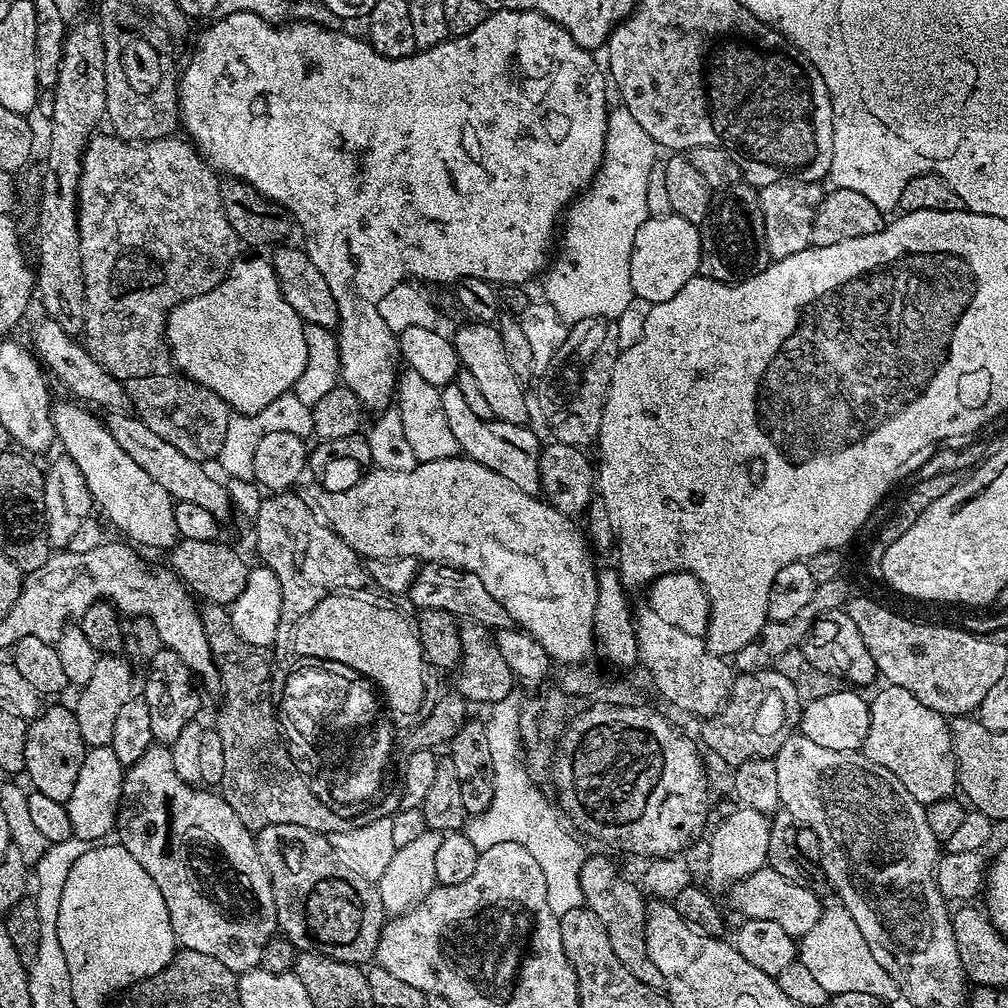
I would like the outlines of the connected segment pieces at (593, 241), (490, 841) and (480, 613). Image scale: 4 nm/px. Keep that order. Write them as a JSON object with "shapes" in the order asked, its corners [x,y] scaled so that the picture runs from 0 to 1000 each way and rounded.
{"shapes":[[[[611,105],[604,110],[601,129],[599,130],[599,156],[595,162],[595,168],[591,171],[587,182],[563,203],[558,215],[558,225],[554,230],[554,245],[547,255],[546,265],[538,274],[538,279],[540,278],[539,297],[546,304],[550,304],[550,308],[554,308],[554,315],[558,315],[561,321],[564,323],[572,321],[577,319],[577,315],[597,315],[604,319],[611,319],[628,296],[627,285],[625,284],[625,252],[629,248],[629,232],[633,232],[633,224],[637,224],[637,220],[641,220],[644,215],[641,204],[641,184],[645,181],[645,169],[652,166],[653,163],[651,151],[653,152],[653,145],[649,141],[649,137],[645,137],[645,133],[641,133],[641,129],[637,129],[637,125],[633,125],[633,120],[629,118],[629,113],[625,113],[623,107]]],[[[507,689],[502,691],[498,696],[487,699],[486,706],[488,706],[488,711],[483,711],[482,721],[484,724],[484,731],[486,732],[486,748],[490,751],[490,796],[486,796],[486,800],[480,805],[480,809],[475,811],[475,813],[469,816],[472,818],[466,822],[466,828],[468,834],[470,835],[470,839],[477,843],[490,839],[494,835],[514,835],[514,839],[522,839],[522,843],[526,843],[526,847],[534,855],[534,860],[538,863],[539,869],[542,870],[542,895],[546,895],[546,903],[550,903],[550,907],[556,910],[558,907],[563,907],[564,903],[580,900],[577,879],[575,878],[575,864],[577,863],[577,859],[579,858],[579,854],[581,852],[581,844],[579,845],[578,839],[575,838],[573,834],[567,833],[566,827],[563,826],[558,818],[556,818],[557,811],[554,809],[550,798],[550,803],[548,803],[547,796],[543,794],[545,791],[541,789],[539,785],[535,784],[531,778],[529,778],[526,768],[523,767],[523,760],[521,758],[521,743],[516,733],[516,703],[518,698],[516,694],[512,695],[512,693],[513,691],[511,689]]],[[[422,559],[405,583],[403,595],[410,599],[410,604],[435,605],[438,603],[456,615],[478,617],[478,621],[489,625],[509,622],[506,609],[498,601],[498,597],[494,597],[494,593],[490,593],[490,589],[486,589],[486,585],[478,581],[474,569],[447,563],[445,560]]]]}

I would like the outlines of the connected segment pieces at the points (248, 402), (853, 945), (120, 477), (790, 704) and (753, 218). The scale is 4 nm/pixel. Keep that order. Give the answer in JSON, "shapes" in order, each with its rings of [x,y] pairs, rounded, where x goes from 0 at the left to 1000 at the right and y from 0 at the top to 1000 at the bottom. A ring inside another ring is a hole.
{"shapes":[[[[246,254],[243,258],[241,255],[231,260],[225,276],[215,286],[208,288],[204,292],[196,292],[192,296],[188,296],[171,306],[171,311],[167,313],[165,336],[167,338],[167,347],[171,350],[172,361],[188,377],[200,382],[201,385],[206,385],[212,391],[216,391],[216,395],[220,395],[225,399],[227,406],[233,407],[235,410],[252,412],[262,404],[267,403],[268,399],[271,399],[278,392],[289,390],[293,386],[296,375],[300,375],[300,367],[304,367],[304,331],[302,330],[302,323],[303,320],[292,308],[292,304],[288,304],[288,300],[284,300],[284,296],[280,292],[274,270],[270,267],[269,257],[262,255],[261,258],[258,254]]],[[[832,899],[818,900],[803,925],[793,930],[792,952],[815,977],[815,982],[822,986],[835,982],[851,982],[852,985],[861,982],[861,986],[875,986],[875,994],[884,993],[890,987],[889,976],[883,966],[879,966],[879,962],[867,954],[867,946],[863,946],[863,938],[859,938],[855,923],[851,923],[847,911],[843,911],[843,907]]],[[[67,397],[53,400],[54,427],[59,443],[63,443],[61,444],[63,451],[68,452],[77,466],[81,466],[81,474],[85,474],[94,503],[98,507],[100,504],[107,511],[108,518],[117,527],[124,528],[128,532],[124,533],[132,541],[170,545],[177,535],[173,516],[175,500],[171,491],[161,486],[161,482],[157,482],[157,478],[153,478],[153,474],[149,474],[149,470],[145,470],[145,466],[141,466],[141,462],[137,462],[117,438],[113,438],[113,431],[107,429],[106,420],[101,419],[100,414],[98,417],[80,400]]],[[[763,661],[754,664],[753,667],[736,667],[725,676],[720,687],[720,693],[713,706],[701,711],[694,722],[693,737],[703,742],[714,754],[719,754],[723,760],[729,760],[751,752],[769,751],[775,735],[766,734],[778,721],[789,723],[794,716],[796,696],[792,692],[792,685],[788,685],[787,679],[776,669],[772,669],[769,662]]],[[[729,183],[726,187],[715,187],[707,193],[706,202],[694,228],[693,273],[711,278],[714,282],[732,282],[751,274],[762,265],[764,255],[754,207],[754,191],[746,184]]]]}

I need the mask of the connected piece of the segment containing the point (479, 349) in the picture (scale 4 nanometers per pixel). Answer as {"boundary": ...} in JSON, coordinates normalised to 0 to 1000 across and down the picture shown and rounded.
{"boundary":[[[463,320],[457,325],[455,322],[447,334],[458,364],[466,367],[466,371],[470,371],[470,376],[473,377],[479,393],[482,394],[491,416],[511,421],[524,421],[526,415],[524,415],[524,397],[520,394],[521,382],[510,371],[506,358],[502,356],[495,324],[491,320]]]}

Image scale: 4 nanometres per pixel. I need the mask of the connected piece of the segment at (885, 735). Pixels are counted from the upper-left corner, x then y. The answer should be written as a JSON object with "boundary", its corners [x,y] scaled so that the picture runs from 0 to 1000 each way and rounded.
{"boundary":[[[886,679],[877,681],[869,691],[864,691],[861,703],[863,724],[857,733],[857,750],[863,752],[863,756],[871,756],[871,760],[879,760],[879,764],[907,788],[911,797],[920,800],[941,793],[950,779],[944,724],[938,711],[923,704],[923,700],[915,700],[903,685]]]}

